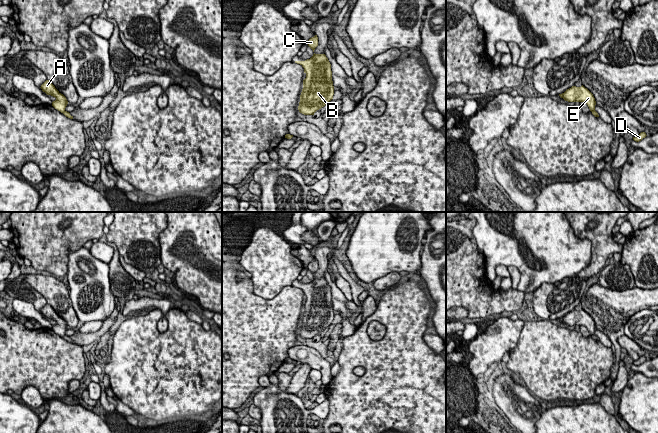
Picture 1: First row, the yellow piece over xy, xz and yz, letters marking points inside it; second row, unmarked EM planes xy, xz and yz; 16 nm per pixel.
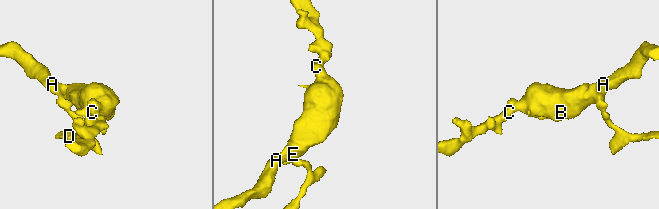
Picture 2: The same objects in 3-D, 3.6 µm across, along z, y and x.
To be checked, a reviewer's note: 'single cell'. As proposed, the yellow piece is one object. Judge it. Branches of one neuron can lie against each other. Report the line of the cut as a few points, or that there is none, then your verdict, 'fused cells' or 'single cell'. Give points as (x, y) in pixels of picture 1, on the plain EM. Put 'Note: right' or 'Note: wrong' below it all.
cut in xz along (288, 358), (286, 361); fused cells
Note: wrong

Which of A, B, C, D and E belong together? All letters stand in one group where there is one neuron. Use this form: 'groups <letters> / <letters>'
groups A B C E / D

